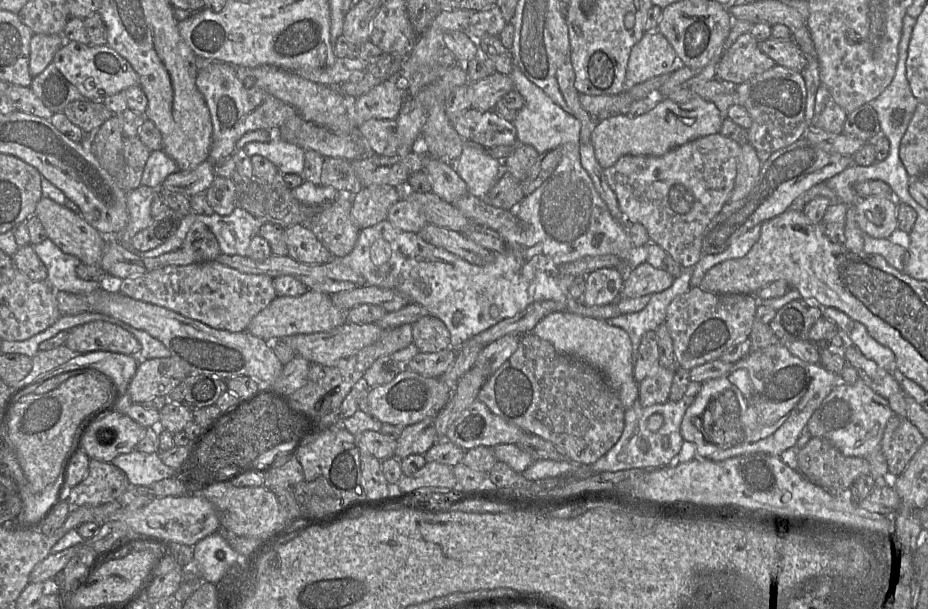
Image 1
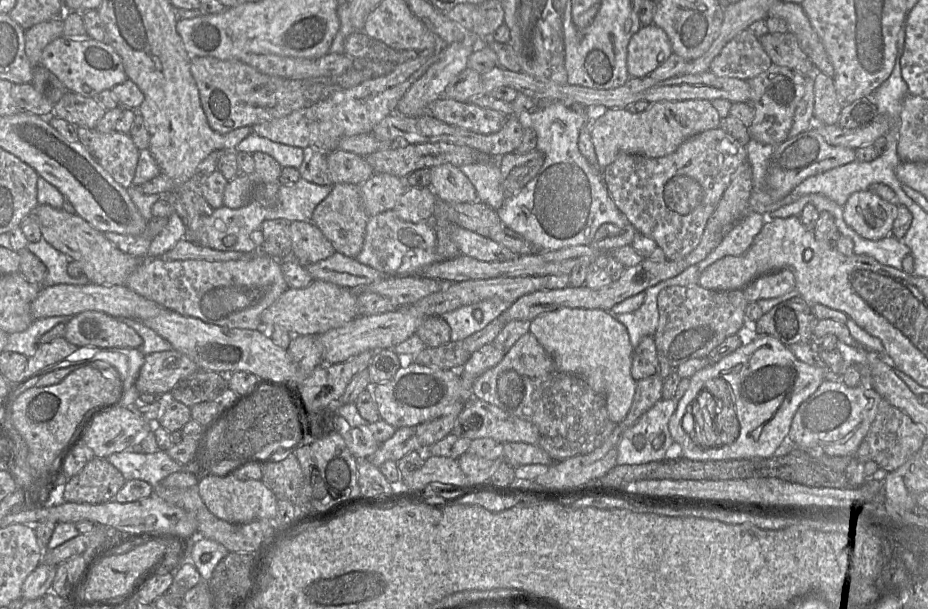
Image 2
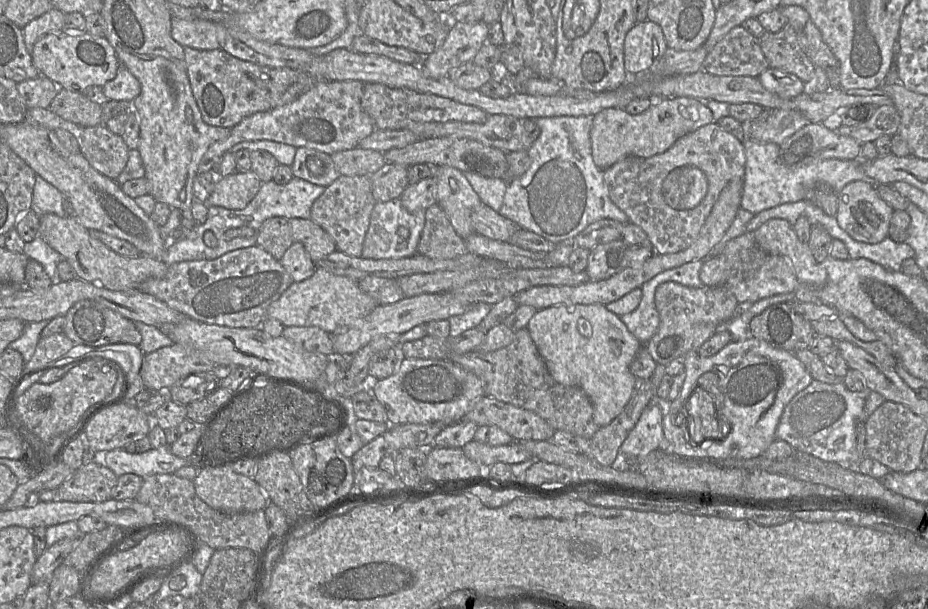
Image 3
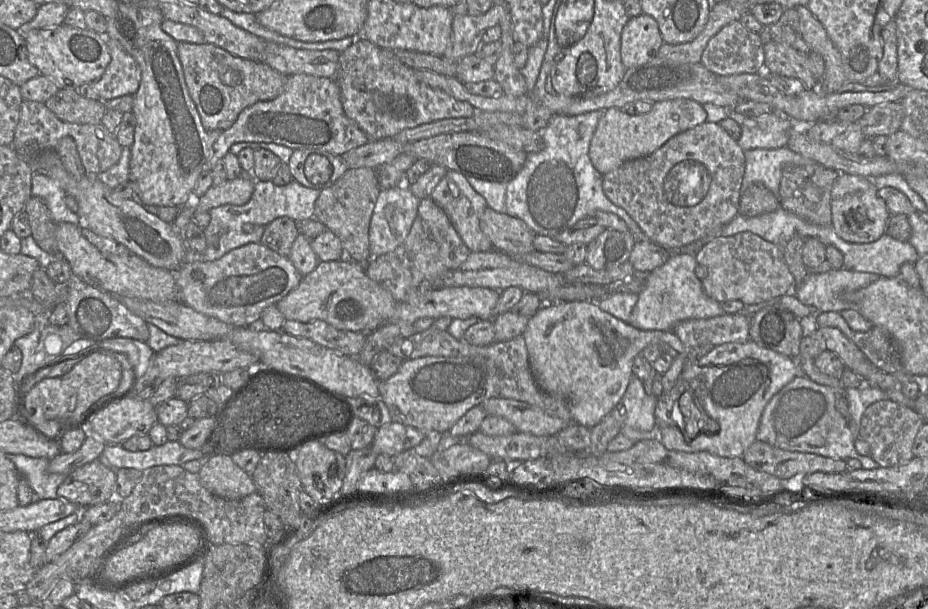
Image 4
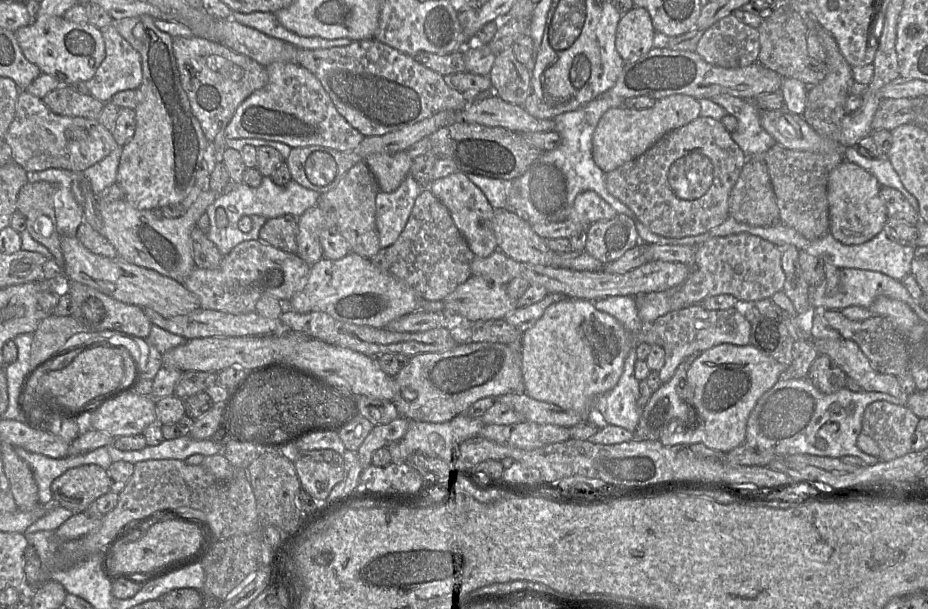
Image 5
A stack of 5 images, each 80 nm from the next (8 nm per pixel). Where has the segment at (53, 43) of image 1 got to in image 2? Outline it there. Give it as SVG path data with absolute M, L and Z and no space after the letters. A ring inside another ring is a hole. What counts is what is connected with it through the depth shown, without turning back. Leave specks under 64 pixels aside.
M63 19L38 23L25 31L25 52L33 67L40 66L43 49L63 35Z

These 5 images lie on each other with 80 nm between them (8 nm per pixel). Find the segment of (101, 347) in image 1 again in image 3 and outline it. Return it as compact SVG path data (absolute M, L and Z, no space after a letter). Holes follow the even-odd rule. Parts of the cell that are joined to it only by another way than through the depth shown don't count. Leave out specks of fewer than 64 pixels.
M94 300L76 302L65 318L64 333L76 346L117 343L139 346L142 342L142 335L132 320Z

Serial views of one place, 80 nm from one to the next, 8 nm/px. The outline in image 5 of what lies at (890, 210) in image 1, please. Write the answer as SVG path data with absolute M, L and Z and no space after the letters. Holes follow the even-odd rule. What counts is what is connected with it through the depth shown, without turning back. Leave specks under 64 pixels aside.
M843 160L831 171L827 184L827 200L830 233L837 241L845 245L860 245L883 230L888 216L880 189L881 185L876 177L847 160Z

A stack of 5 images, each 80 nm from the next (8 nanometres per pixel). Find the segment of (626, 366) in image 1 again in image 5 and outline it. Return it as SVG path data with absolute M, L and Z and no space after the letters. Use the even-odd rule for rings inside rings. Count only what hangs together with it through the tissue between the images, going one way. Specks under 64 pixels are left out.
M562 298L550 305L522 335L525 394L588 419L592 400L616 386L626 357L638 343L662 346L662 338L651 324L642 323L642 330L632 335L613 316L596 309L591 300Z

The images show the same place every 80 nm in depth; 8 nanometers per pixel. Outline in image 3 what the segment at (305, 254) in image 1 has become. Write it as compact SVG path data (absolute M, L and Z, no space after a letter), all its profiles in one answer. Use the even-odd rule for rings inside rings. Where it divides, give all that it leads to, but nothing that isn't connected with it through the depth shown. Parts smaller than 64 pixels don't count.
M293 218L289 223L293 240L304 245L315 263L337 250L333 238L311 219Z

